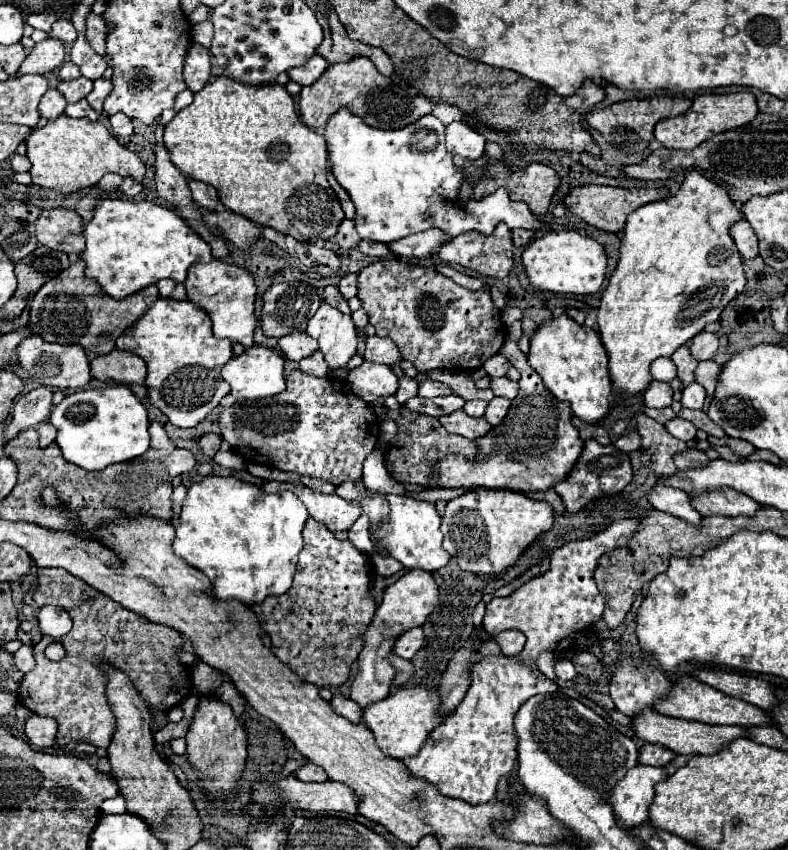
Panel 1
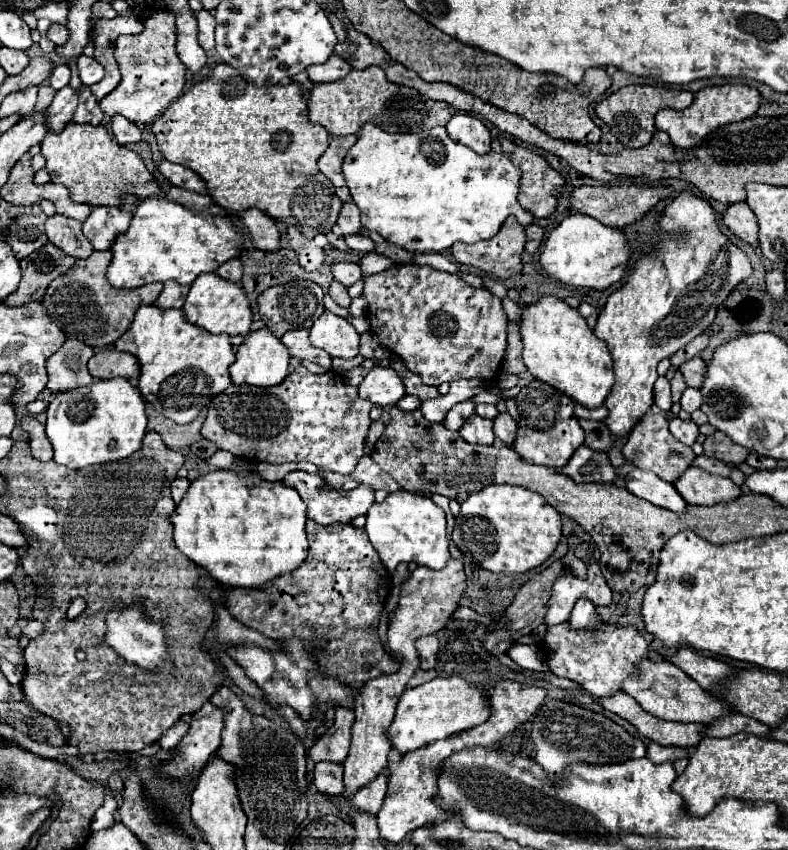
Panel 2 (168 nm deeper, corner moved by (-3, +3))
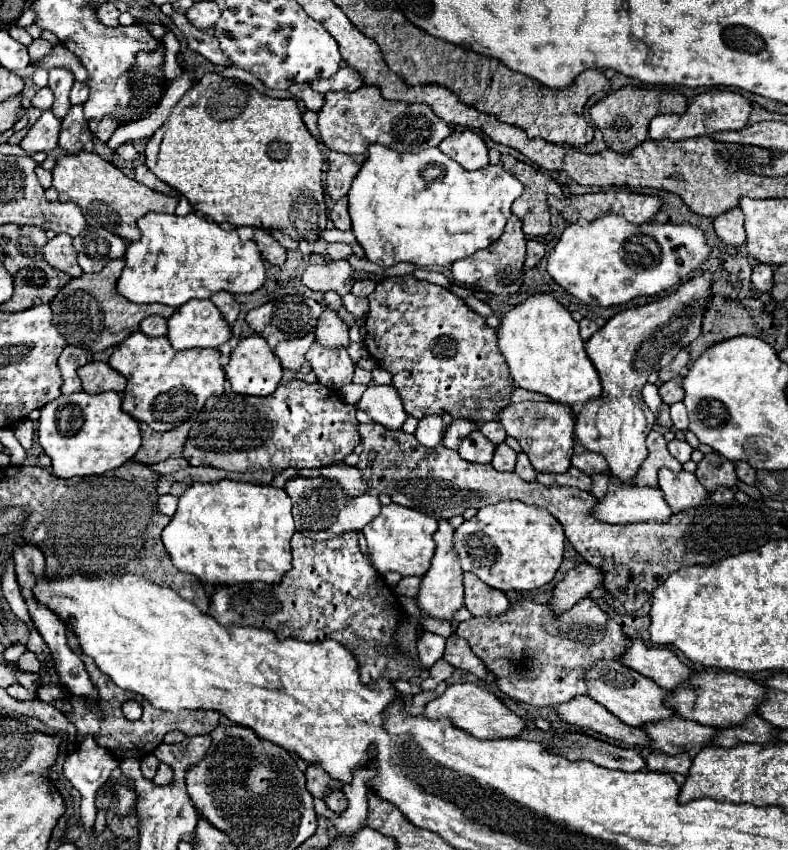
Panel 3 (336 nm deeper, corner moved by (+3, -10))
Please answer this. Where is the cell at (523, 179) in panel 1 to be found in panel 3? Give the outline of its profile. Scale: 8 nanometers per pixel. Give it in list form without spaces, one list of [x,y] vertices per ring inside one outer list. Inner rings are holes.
[[[501,156],[501,160],[503,168],[525,186],[525,192],[513,204],[513,214],[523,218],[523,232],[527,236],[545,236],[551,230],[551,212],[547,206],[547,196],[563,194],[561,186],[549,174],[543,174],[513,156]]]

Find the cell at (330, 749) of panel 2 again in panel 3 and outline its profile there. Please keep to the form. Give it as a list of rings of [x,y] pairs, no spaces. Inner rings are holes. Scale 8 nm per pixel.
[[[309,766],[307,772],[305,772],[305,776],[307,776],[307,790],[309,790],[315,798],[325,798],[329,792],[343,788],[343,784],[339,784],[339,782],[327,778],[325,772],[319,770],[319,766]]]

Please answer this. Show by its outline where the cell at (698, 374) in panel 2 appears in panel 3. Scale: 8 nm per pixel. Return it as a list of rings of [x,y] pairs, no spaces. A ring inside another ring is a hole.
[[[675,376],[675,378],[671,378],[659,386],[659,396],[665,404],[675,404],[675,402],[683,400],[685,394],[681,388],[681,380],[683,380],[683,376]]]

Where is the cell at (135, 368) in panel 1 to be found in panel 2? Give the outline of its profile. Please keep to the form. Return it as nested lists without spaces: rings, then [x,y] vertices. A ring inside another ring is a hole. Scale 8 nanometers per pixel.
[[[105,349],[101,353],[95,353],[89,359],[89,373],[95,379],[111,379],[111,377],[125,377],[131,381],[137,381],[139,377],[139,363],[135,355],[111,351]]]

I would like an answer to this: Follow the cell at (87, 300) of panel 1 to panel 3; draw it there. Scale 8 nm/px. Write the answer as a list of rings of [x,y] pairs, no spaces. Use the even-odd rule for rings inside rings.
[[[123,258],[111,260],[97,274],[83,274],[81,278],[73,278],[59,294],[53,298],[53,322],[57,330],[65,336],[67,344],[79,346],[87,352],[101,352],[107,346],[121,344],[129,334],[139,330],[139,322],[147,316],[159,314],[169,318],[175,314],[175,308],[167,308],[163,304],[135,304],[115,292],[115,284],[119,280],[119,272],[123,266]]]

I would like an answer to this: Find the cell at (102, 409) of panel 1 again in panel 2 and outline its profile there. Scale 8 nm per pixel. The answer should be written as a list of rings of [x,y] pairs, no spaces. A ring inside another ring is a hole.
[[[127,379],[93,381],[89,387],[59,393],[47,407],[47,437],[55,451],[55,461],[69,469],[119,461],[141,449],[147,417],[145,401]]]

